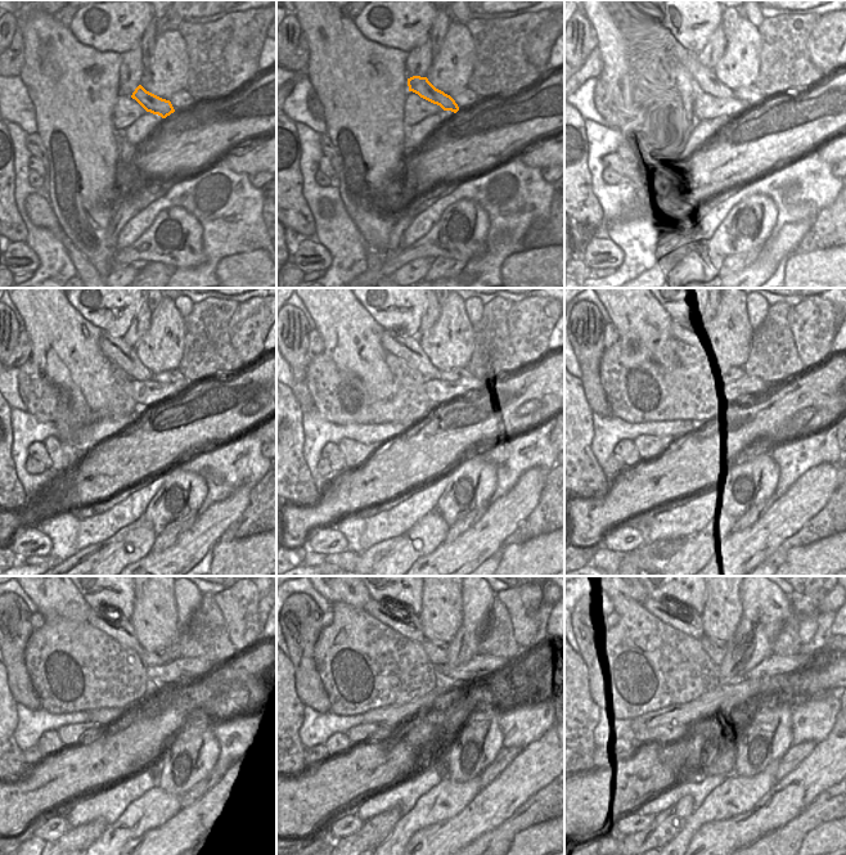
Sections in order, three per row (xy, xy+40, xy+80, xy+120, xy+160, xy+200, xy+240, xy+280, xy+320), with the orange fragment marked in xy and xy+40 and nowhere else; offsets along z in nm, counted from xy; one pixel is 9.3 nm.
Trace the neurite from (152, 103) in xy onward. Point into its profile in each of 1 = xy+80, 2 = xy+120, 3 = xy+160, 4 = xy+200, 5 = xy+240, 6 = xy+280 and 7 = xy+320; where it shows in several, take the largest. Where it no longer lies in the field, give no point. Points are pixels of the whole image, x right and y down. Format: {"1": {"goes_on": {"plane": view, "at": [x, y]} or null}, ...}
{"1": {"goes_on": {"plane": "xy+80", "at": [706, 80]}}, "2": {"goes_on": {"plane": "xy+120", "at": [115, 349]}}, "3": {"goes_on": {"plane": "xy+160", "at": [409, 349]}}, "4": {"goes_on": {"plane": "xy+200", "at": [698, 343]}}, "5": {"goes_on": {"plane": "xy+240", "at": [122, 631]}}, "6": {"goes_on": {"plane": "xy+280", "at": [409, 626]}}, "7": {"goes_on": {"plane": "xy+320", "at": [692, 625]}}}

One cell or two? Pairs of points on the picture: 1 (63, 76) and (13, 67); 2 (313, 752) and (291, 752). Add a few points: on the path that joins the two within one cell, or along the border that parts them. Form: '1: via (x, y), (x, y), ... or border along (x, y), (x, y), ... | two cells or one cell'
1: border along (22, 37), (22, 70), (18, 75) | two cells
2: border along (307, 748), (305, 752), (306, 766) | two cells

